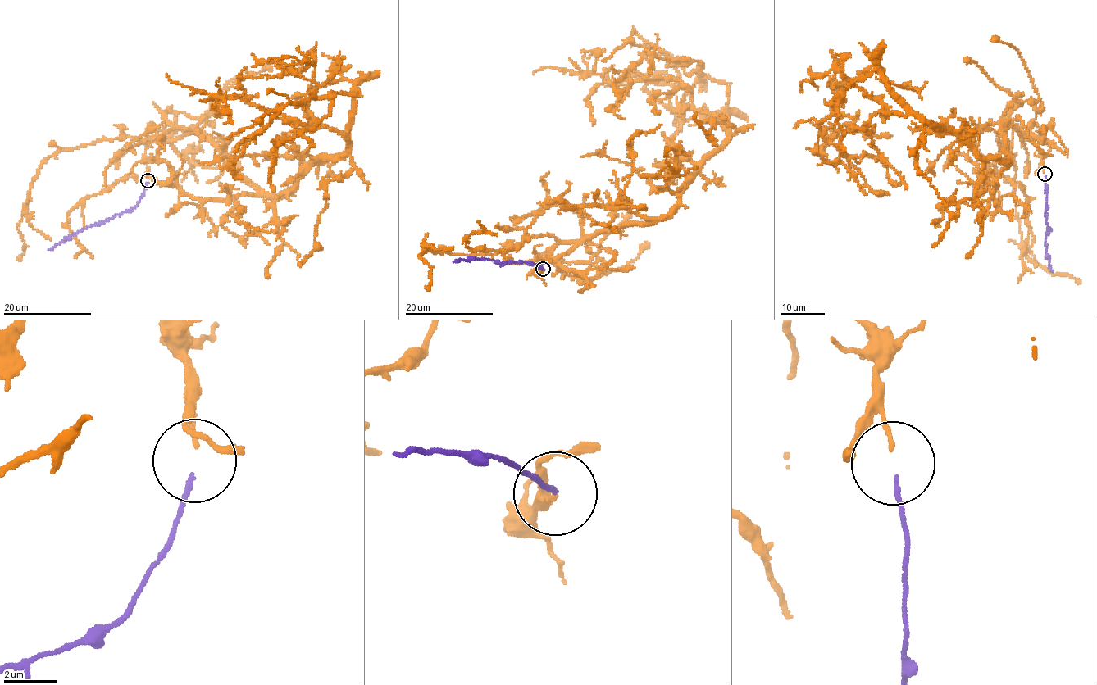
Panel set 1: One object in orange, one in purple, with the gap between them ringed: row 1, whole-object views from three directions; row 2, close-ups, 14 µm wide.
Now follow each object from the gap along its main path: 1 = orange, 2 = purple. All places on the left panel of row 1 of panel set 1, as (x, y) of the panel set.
1: (148, 179), (170, 124), (285, 191), (346, 149), (358, 91), (288, 102), (239, 142), (242, 168)
2: (147, 182), (144, 193), (134, 207), (71, 234), (47, 250)

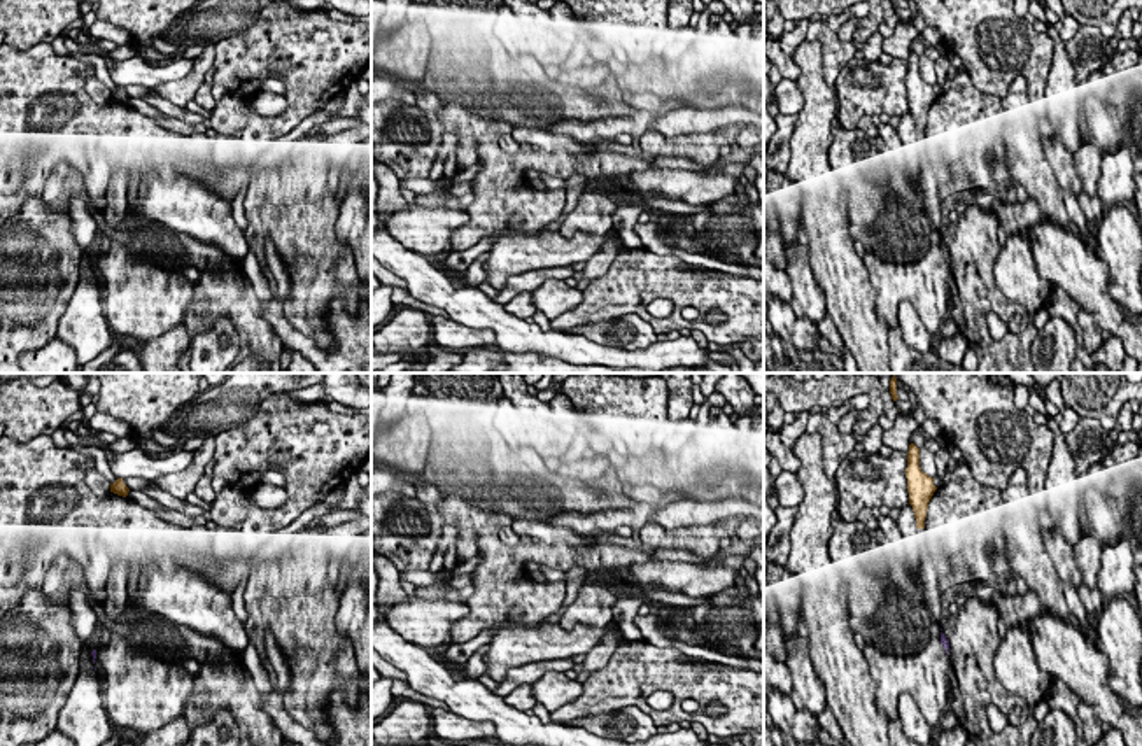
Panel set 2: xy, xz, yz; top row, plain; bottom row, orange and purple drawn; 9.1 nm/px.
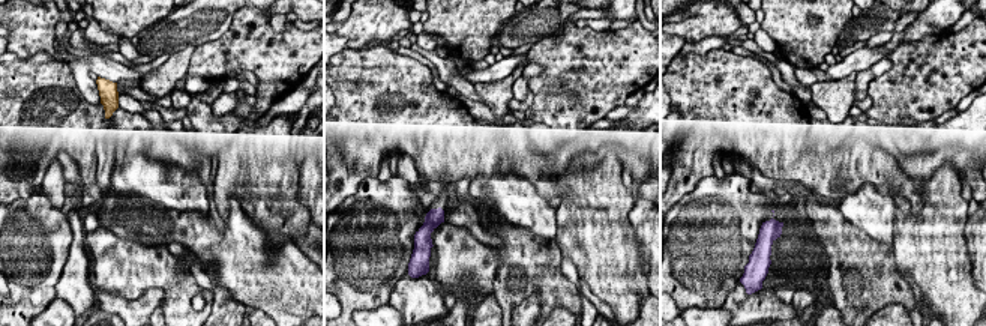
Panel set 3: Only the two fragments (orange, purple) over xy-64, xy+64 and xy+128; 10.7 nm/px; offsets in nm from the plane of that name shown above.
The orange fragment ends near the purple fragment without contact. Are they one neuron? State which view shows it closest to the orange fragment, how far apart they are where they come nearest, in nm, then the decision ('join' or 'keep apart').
yz | 950 nm | join

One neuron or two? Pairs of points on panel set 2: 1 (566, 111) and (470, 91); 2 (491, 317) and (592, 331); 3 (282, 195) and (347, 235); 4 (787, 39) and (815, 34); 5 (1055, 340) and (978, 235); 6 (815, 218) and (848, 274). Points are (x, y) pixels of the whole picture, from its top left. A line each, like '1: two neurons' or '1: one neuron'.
1: one neuron
2: two neurons
3: two neurons
4: two neurons
5: two neurons
6: one neuron

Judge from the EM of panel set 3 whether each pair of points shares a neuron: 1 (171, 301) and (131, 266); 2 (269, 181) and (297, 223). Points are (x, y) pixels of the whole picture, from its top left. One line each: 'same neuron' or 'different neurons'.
1: same neuron
2: same neuron

